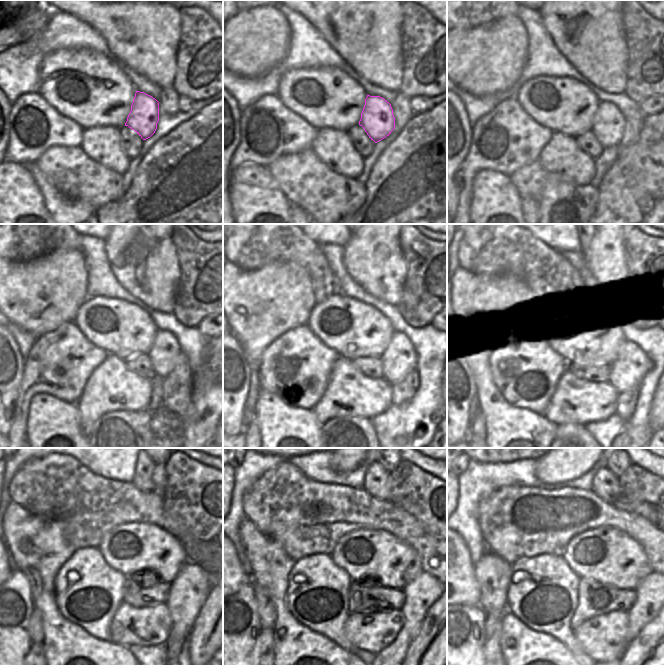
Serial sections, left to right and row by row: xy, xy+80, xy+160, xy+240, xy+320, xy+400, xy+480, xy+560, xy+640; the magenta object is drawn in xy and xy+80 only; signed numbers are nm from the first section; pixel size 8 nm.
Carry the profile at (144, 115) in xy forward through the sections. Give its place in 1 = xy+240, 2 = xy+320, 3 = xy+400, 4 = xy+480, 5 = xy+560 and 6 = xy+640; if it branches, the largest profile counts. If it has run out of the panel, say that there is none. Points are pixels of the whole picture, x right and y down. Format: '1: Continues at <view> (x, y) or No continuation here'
1: Continues at xy+240 (164, 354)
2: Continues at xy+320 (400, 358)
3: Continues at xy+400 (631, 365)
4: Continues at xy+480 (188, 592)
5: Continues at xy+560 (424, 590)
6: Continues at xy+640 (650, 591)

